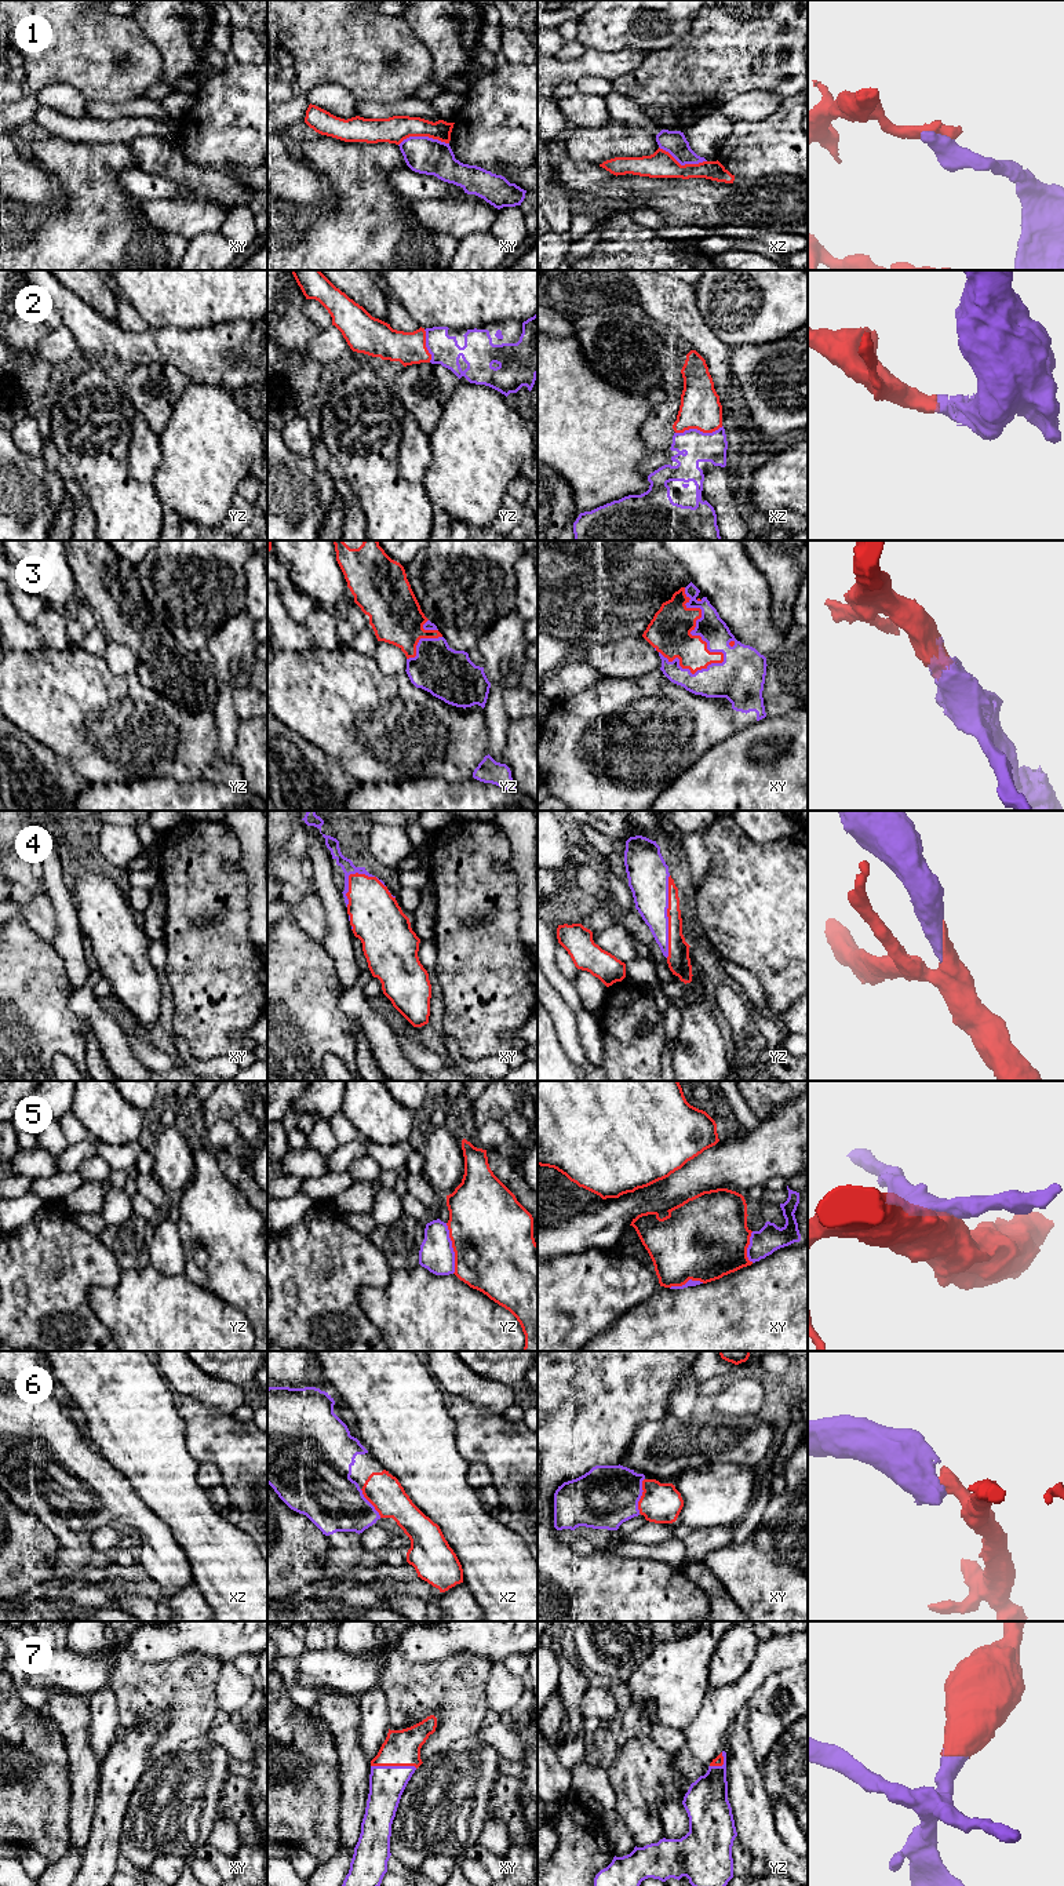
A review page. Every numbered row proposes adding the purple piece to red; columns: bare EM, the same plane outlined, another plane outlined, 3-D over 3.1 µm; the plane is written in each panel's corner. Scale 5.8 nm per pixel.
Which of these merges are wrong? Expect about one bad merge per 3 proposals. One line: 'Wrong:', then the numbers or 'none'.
Wrong: 1, 5

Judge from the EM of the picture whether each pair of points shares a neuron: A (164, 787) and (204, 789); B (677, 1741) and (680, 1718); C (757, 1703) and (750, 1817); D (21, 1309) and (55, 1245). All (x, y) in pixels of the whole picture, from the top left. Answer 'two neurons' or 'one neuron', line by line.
A: one neuron
B: two neurons
C: two neurons
D: one neuron

